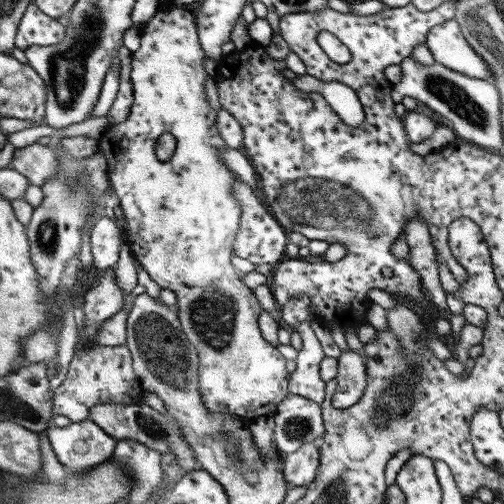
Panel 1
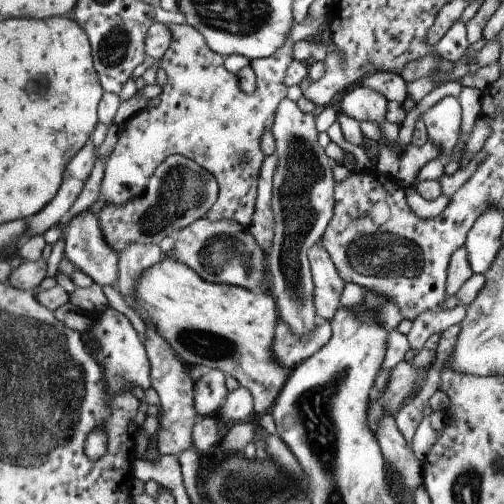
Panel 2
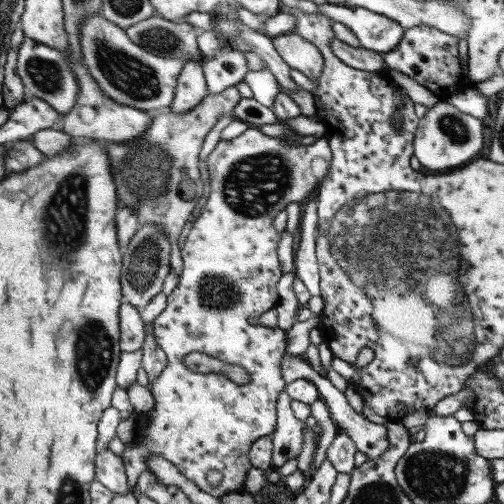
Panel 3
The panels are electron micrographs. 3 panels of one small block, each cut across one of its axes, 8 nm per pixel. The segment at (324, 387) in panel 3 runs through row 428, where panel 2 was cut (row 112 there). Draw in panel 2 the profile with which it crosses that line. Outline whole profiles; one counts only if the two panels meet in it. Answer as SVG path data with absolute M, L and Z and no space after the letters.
M353 86L349 90L345 90L345 94L341 96L339 102L339 114L345 114L349 118L353 118L357 124L361 122L373 122L377 124L379 132L383 132L383 138L389 144L395 144L395 140L399 138L399 128L401 126L393 126L385 120L385 96L365 88L365 86Z

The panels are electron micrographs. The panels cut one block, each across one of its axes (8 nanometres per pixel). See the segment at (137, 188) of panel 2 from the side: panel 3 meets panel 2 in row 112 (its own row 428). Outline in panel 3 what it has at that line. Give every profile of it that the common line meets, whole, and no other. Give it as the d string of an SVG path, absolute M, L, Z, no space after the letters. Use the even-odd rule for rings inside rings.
M249 126L243 134L239 134L239 136L233 138L233 140L219 140L217 146L215 146L213 152L207 156L205 162L207 162L207 170L209 170L209 196L207 196L207 202L205 202L205 206L203 206L199 218L193 220L193 228L189 230L187 240L185 240L185 244L181 246L181 258L183 258L183 260L181 260L181 272L179 272L177 288L167 296L167 306L165 306L165 310L151 322L153 338L155 338L155 342L159 344L159 348L165 352L165 356L167 356L167 366L165 366L165 370L155 378L155 382L149 386L149 392L151 392L153 398L155 398L155 406L153 406L151 412L147 412L147 414L143 416L147 424L137 430L137 440L131 442L131 444L125 442L127 448L125 448L123 454L121 454L121 462L123 462L123 470L125 470L127 484L129 484L131 488L135 486L135 482L137 482L137 478L139 478L141 474L147 474L147 472L149 472L147 466L145 466L147 458L149 458L149 456L161 456L163 460L171 462L171 464L179 470L179 474L181 474L183 478L191 480L201 492L205 492L205 494L209 494L209 496L213 496L213 498L223 498L223 496L227 496L227 494L237 494L237 492L243 488L245 478L247 478L247 472L251 470L251 464L249 464L249 458L247 458L249 448L251 448L253 442L269 440L269 436L273 434L273 430L275 430L275 426L277 426L277 398L279 398L281 392L285 390L285 380L283 380L283 376L281 376L281 358L285 356L285 330L281 330L281 328L265 328L265 326L251 326L251 324L247 322L249 318L257 318L257 316L261 316L263 312L267 312L269 308L273 308L273 306L277 304L277 282L279 282L279 278L281 278L283 274L279 272L281 268L279 268L279 262L277 262L277 242L279 242L279 236L281 236L281 234L277 234L277 232L273 230L273 218L275 218L279 212L283 212L291 202L303 204L303 202L315 198L317 186L319 186L319 182L321 182L321 176L327 172L329 162L331 162L331 148L329 148L329 140L327 140L325 136L319 138L319 140L315 140L315 142L309 144L309 146L301 146L301 144L291 142L291 140L285 140L285 138L279 140L279 138L263 136L263 134L259 132L259 128ZM189 352L203 352L203 354L213 356L213 358L217 358L217 360L221 360L221 362L237 364L237 366L245 368L245 372L249 374L249 382L243 384L243 386L239 386L239 384L227 380L225 376L221 376L221 374L193 374L191 370L187 370L187 368L181 364L183 356L189 354ZM211 470L217 470L217 472L223 476L221 484L217 484L217 486L209 486L209 484L207 484L207 472L211 472Z

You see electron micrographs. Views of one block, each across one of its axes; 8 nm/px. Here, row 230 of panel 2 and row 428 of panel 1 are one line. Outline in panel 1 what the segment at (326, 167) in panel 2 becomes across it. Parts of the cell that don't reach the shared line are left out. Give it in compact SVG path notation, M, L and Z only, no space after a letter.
M291 392L279 402L271 418L275 422L273 444L281 456L291 456L303 444L321 442L325 434L321 406Z

